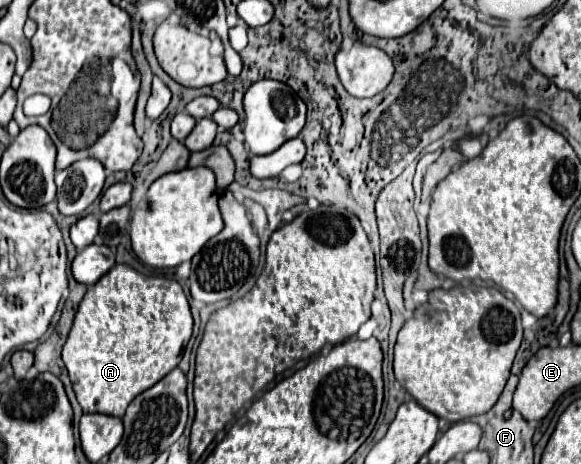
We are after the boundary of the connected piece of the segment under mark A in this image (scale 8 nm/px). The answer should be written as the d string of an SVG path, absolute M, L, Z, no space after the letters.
M115 265L93 287L87 289L67 343L63 345L63 361L83 413L103 413L123 417L127 405L145 389L153 387L181 361L183 347L191 339L193 317L189 301L175 279L149 277L129 265Z

